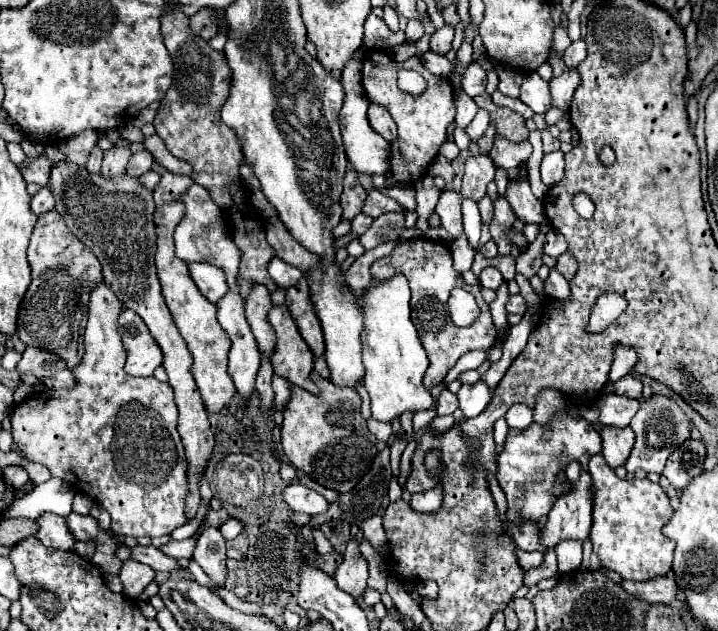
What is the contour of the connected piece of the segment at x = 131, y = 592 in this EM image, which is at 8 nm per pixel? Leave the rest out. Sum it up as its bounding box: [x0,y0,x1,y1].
[119,559,155,598]

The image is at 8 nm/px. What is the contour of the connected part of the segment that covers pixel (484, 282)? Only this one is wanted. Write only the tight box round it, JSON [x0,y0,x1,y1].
[479,268,503,290]

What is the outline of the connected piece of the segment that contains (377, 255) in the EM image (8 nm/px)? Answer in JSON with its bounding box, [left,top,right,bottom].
[345,240,401,290]

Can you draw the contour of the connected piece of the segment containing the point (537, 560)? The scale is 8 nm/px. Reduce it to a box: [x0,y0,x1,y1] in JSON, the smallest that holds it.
[519,552,543,570]

